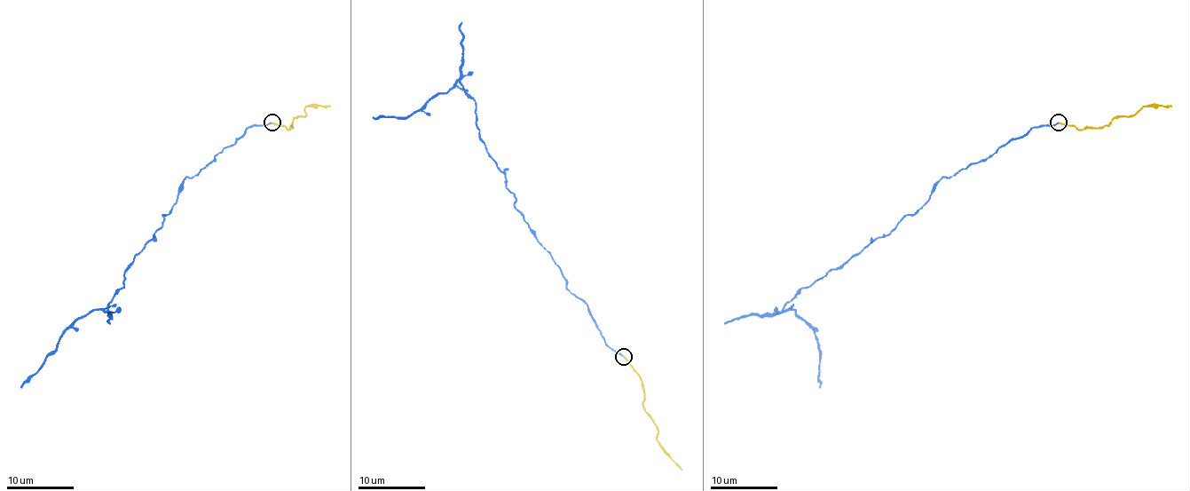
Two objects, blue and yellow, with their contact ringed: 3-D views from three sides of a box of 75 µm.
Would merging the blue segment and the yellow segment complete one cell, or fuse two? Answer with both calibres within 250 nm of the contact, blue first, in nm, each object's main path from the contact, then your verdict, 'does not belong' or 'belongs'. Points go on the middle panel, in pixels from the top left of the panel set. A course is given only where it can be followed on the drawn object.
calibres 130 and 140 nm; course blue (622, 356), (537, 240), (480, 138), (475, 100), (460, 81), (405, 117), (374, 117); course yellow (624, 356), (639, 376), (644, 401), (642, 408), (658, 430), (656, 439), (659, 447), (681, 469); does not belong

